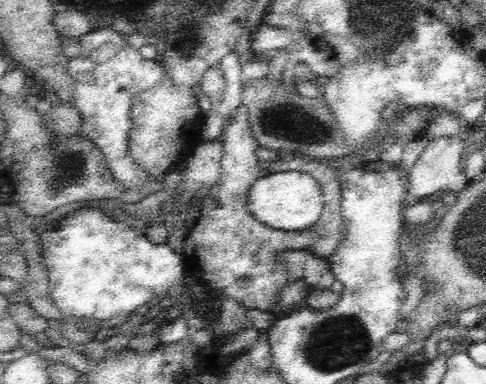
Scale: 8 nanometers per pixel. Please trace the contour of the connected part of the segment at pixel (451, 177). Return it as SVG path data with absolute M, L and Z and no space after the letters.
M462 132L456 136L428 139L428 144L426 144L426 147L422 150L410 170L407 193L422 198L422 196L438 192L438 190L460 192L469 181L460 168L460 159L464 156L465 145L467 145L467 142L464 142L464 134Z

